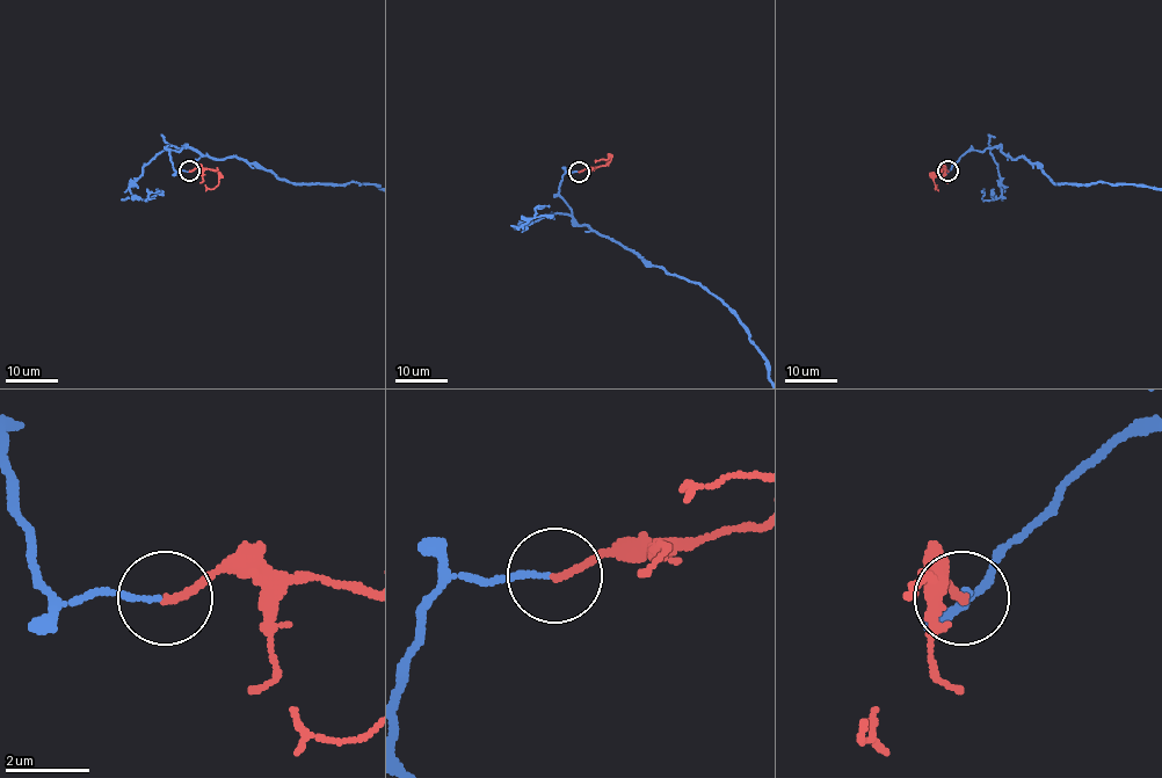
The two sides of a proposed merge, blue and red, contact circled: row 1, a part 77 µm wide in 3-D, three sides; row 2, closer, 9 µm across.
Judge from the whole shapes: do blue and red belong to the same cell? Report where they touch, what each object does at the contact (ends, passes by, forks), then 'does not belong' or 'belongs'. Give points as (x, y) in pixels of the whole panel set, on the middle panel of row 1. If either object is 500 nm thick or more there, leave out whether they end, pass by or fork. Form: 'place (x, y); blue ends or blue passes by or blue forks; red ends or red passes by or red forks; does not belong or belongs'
place (579, 172); blue ends; red ends; belongs

